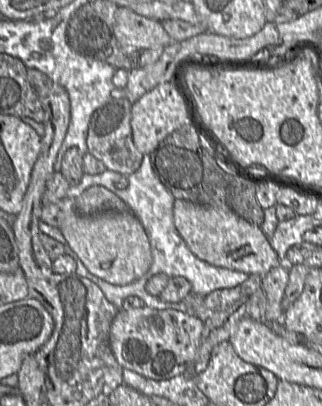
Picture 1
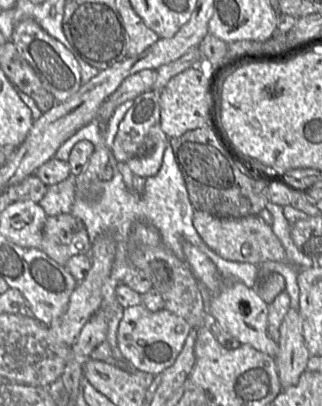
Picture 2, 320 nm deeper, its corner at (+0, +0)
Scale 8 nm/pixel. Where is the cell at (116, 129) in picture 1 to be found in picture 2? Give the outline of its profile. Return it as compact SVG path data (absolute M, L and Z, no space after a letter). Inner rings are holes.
M150 90L133 100L110 149L117 162L126 163L131 158L147 155L159 143L168 142L160 124L160 97L161 90Z

